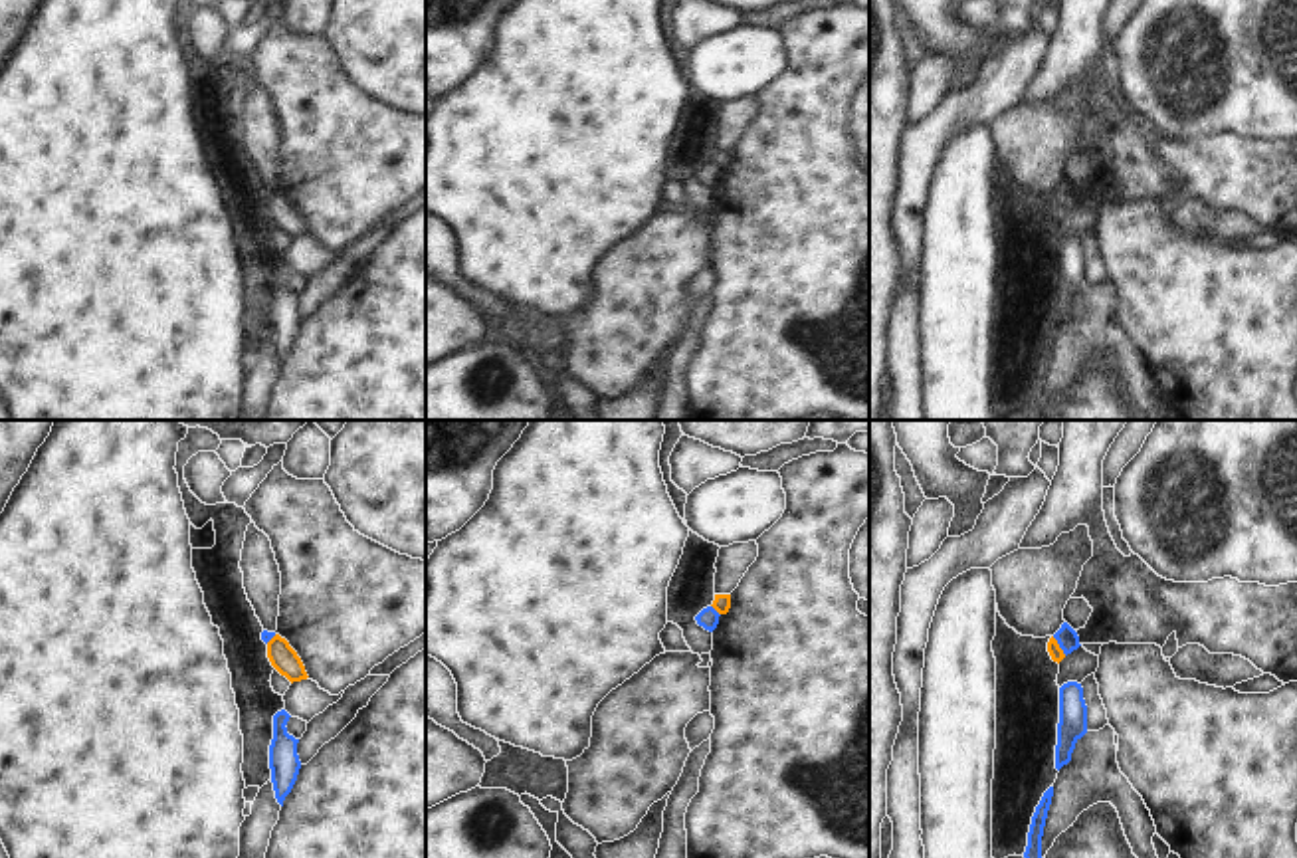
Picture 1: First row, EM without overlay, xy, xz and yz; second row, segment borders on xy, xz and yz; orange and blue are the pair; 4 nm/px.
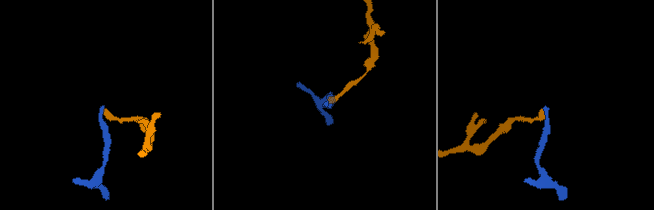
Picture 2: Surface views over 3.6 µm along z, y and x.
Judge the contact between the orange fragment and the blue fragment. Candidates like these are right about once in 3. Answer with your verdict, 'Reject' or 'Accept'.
Reject.

